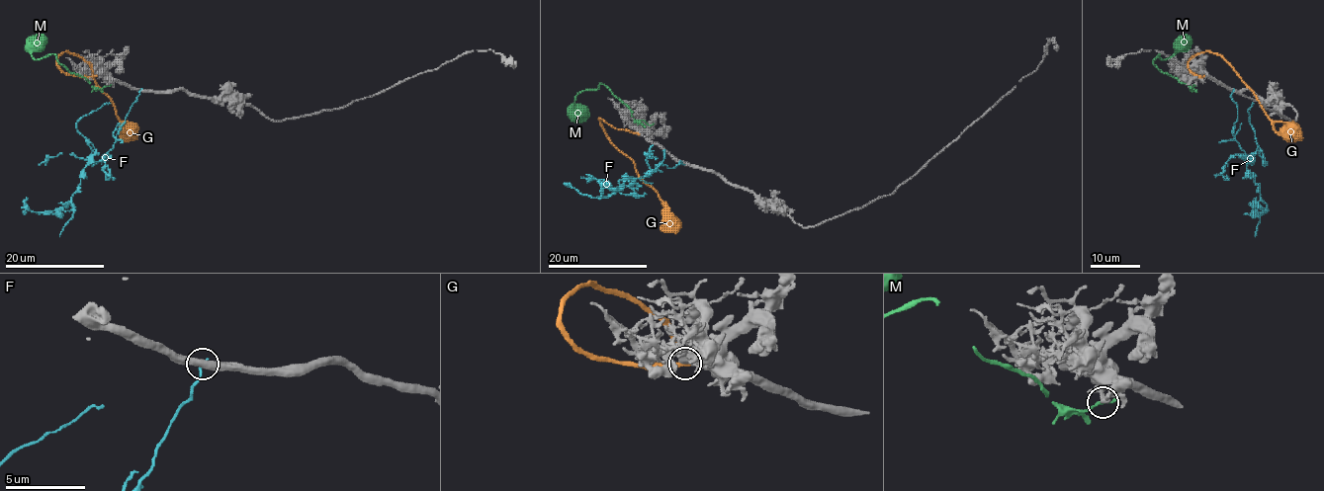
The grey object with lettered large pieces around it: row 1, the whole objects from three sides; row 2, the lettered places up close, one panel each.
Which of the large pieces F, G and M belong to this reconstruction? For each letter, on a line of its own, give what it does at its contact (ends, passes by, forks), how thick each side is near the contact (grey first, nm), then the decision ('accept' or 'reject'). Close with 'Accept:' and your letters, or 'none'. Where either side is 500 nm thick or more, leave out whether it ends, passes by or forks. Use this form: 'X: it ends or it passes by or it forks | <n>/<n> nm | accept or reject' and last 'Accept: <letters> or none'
F: it ends | 460/160 nm | reject
G: 550/320 nm | accept
M: it ends | 360/150 nm | reject
Accept: G

